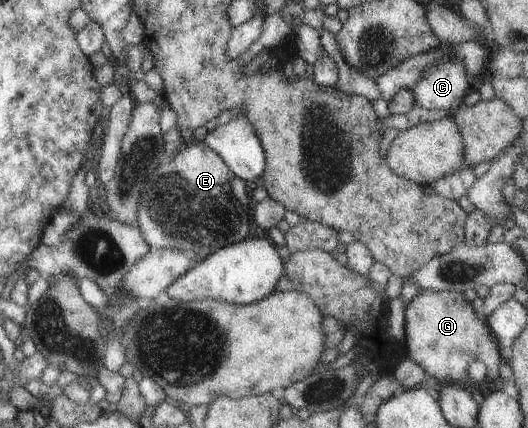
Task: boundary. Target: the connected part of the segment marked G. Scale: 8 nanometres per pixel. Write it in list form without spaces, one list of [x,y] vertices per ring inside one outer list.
[[[425,290],[418,294],[405,306],[405,323],[403,326],[403,342],[405,341],[406,358],[415,362],[425,374],[435,380],[439,386],[464,384],[466,371],[472,362],[483,363],[487,369],[484,381],[487,383],[497,380],[498,368],[502,358],[496,343],[491,336],[485,321],[477,318],[471,304],[463,298],[464,294],[453,291]]]

